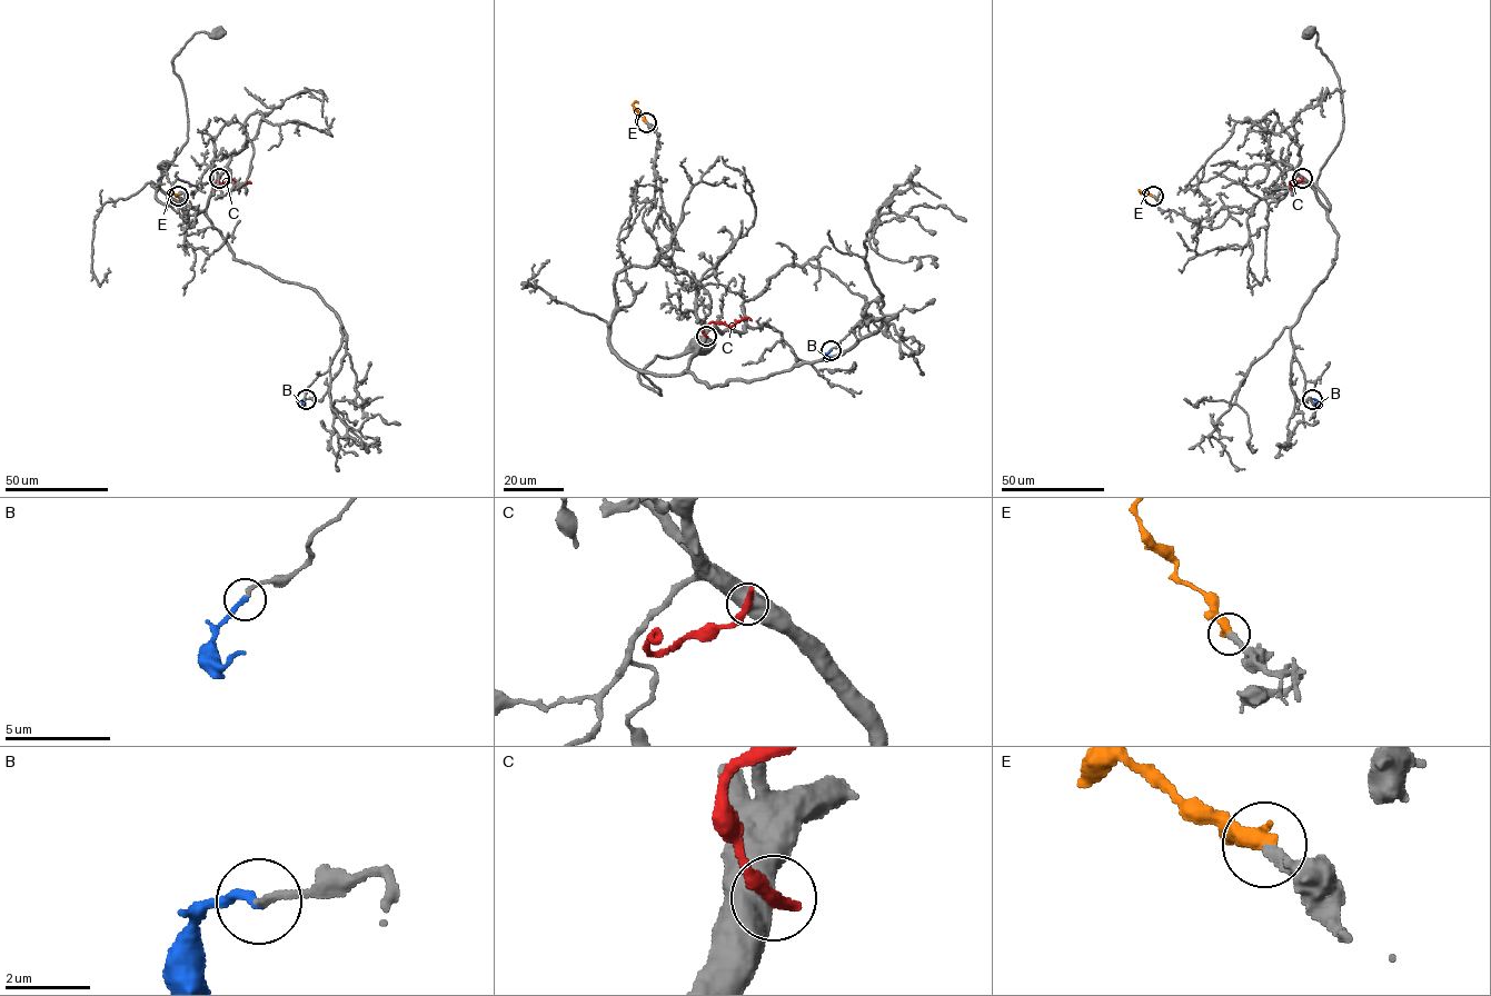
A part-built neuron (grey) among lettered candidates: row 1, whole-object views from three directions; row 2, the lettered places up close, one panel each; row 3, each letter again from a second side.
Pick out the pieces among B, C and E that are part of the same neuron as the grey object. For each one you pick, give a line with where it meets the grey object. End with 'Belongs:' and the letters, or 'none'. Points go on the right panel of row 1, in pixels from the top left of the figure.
B: Touches grey at (1312, 399)
Belongs: B

